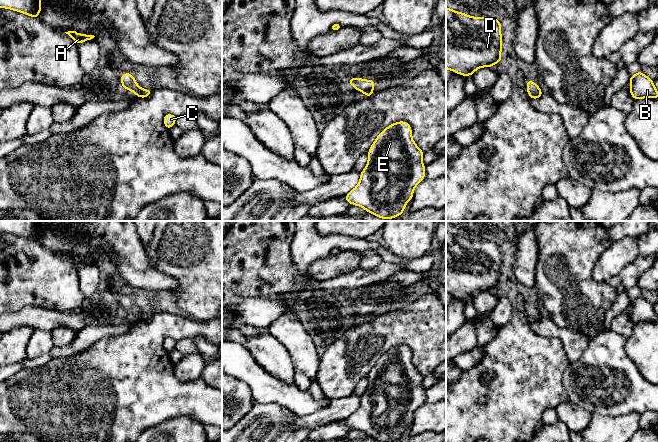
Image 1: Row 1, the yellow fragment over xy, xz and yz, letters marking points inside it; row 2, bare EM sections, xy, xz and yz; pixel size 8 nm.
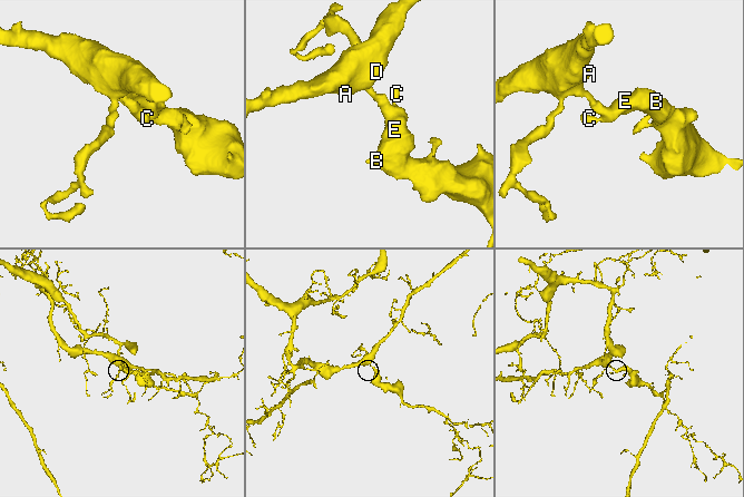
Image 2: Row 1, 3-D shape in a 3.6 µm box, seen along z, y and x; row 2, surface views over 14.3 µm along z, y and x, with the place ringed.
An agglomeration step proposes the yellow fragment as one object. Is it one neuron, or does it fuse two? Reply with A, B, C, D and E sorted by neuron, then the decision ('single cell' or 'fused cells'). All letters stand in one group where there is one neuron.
groups A B C D E; single cell

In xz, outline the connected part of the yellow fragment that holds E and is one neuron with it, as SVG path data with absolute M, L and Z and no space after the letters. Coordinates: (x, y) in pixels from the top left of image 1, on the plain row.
M399 345L386 351L368 375L368 387L360 397L358 409L345 419L345 424L360 430L379 442L395 442L405 437L406 427L413 423L415 411L425 403L424 376L412 363L409 347Z

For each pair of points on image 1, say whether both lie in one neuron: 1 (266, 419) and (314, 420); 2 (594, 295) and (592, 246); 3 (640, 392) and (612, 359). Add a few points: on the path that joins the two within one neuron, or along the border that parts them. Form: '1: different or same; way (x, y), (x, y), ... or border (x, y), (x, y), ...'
1: same; way (278, 419), (302, 421)
2: same; way (585, 283), (585, 258)
3: same; way (633, 383), (626, 369), (621, 367)

